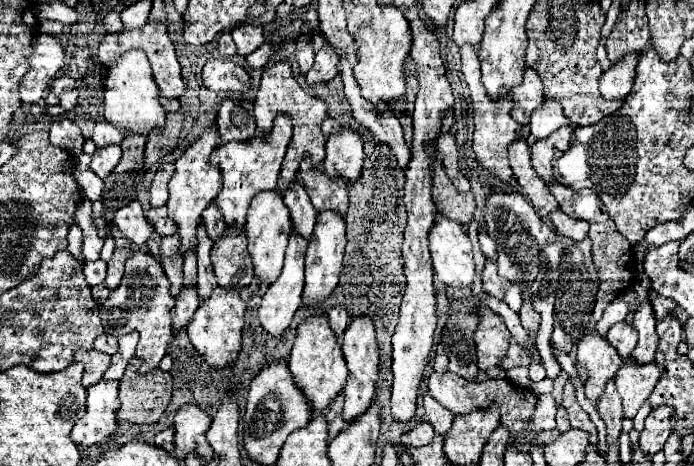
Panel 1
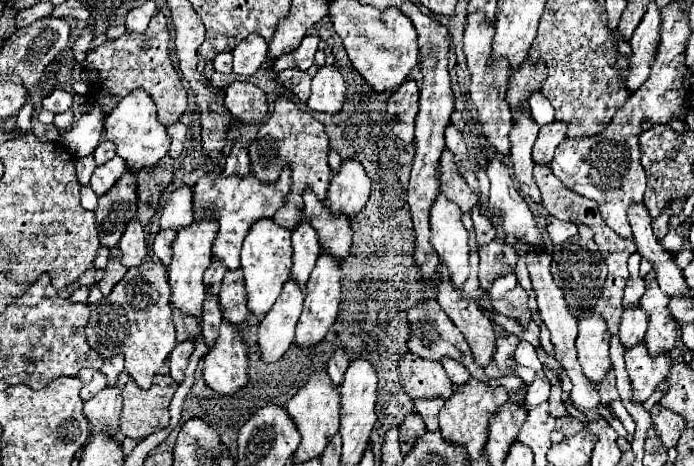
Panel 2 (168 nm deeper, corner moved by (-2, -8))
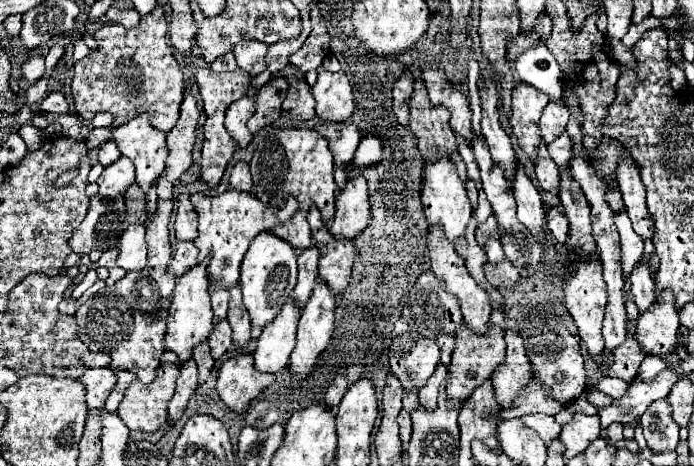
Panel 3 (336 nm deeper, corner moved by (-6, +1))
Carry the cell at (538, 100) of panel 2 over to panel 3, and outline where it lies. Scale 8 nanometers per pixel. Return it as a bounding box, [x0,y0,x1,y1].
[514,40,562,100]

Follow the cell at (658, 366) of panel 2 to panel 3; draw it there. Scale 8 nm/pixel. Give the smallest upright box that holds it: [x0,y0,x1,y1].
[636,290,678,356]

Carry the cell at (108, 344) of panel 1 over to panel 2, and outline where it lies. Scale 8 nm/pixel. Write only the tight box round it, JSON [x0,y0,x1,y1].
[102,355,124,385]

